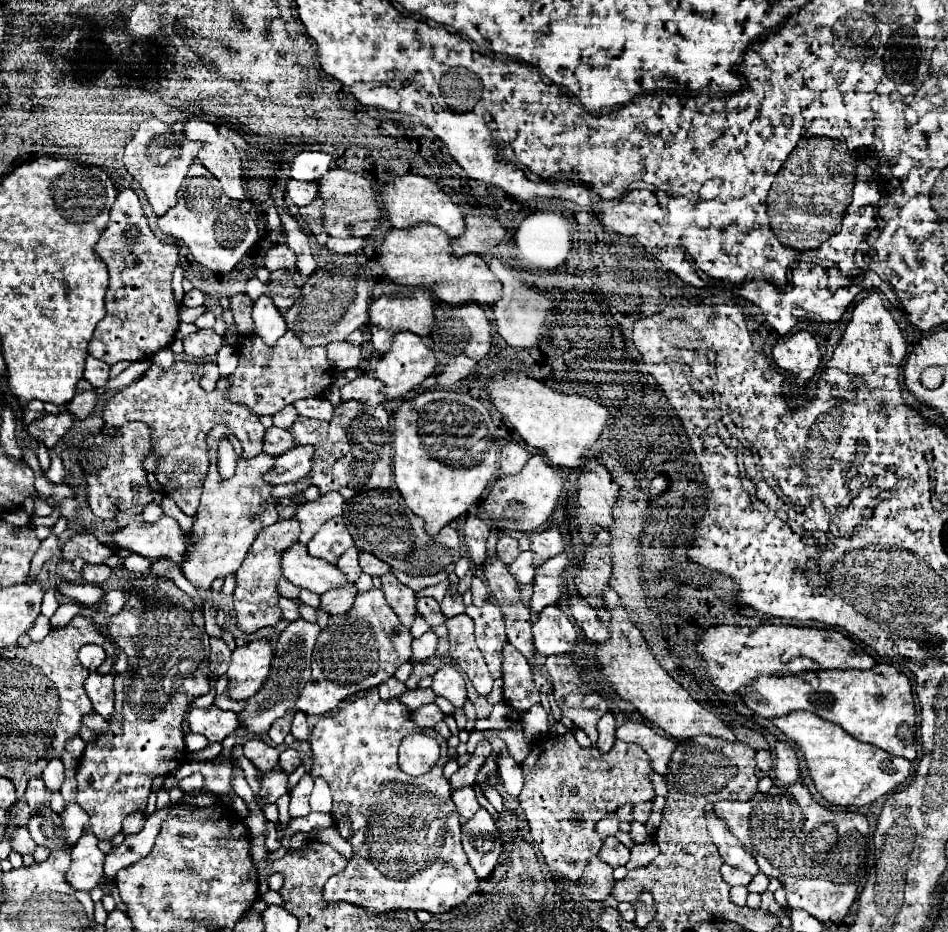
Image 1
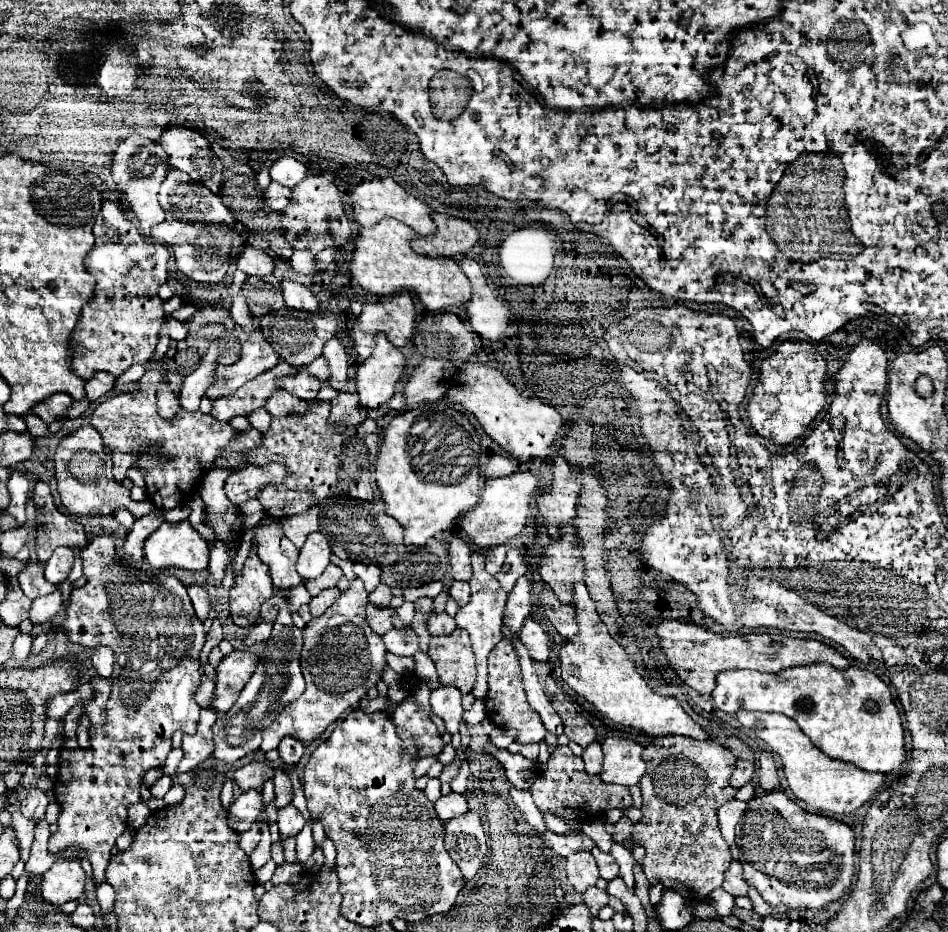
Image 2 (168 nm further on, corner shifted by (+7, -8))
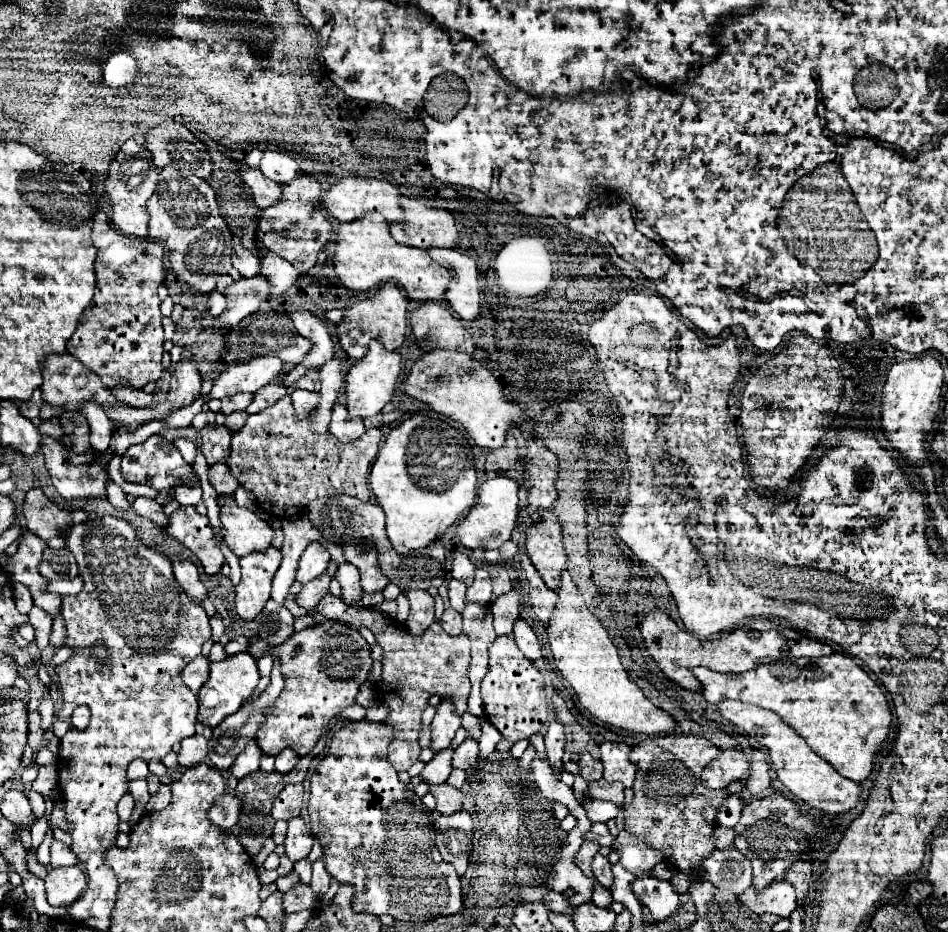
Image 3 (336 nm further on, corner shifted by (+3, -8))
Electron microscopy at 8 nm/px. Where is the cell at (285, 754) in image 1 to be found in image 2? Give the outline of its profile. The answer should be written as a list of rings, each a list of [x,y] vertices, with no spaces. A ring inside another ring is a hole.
[[[276,770],[276,776],[274,776],[274,804],[278,810],[282,810],[284,806],[288,806],[292,802],[292,784],[290,784],[290,778],[286,772],[282,770]]]

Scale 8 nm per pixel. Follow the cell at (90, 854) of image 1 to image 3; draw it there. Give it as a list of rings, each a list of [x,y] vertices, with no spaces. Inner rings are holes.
[[[80,866],[54,868],[44,878],[46,900],[50,906],[72,906],[76,898],[86,890],[86,876]]]

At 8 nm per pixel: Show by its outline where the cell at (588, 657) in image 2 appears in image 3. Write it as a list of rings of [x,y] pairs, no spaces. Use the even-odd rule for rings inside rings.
[[[564,574],[558,596],[556,612],[548,624],[548,640],[556,668],[576,690],[580,704],[592,716],[614,724],[616,728],[644,734],[672,734],[678,726],[676,720],[662,708],[654,706],[630,680],[608,632],[592,614],[588,614],[588,606],[584,606],[584,598],[576,594],[576,586],[572,586],[572,578],[568,578],[568,574]]]

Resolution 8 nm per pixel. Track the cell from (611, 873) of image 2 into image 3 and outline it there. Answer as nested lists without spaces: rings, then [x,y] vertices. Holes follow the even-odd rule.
[[[596,854],[596,856],[594,856],[594,862],[592,862],[592,870],[594,870],[594,878],[596,878],[602,886],[610,888],[610,886],[614,884],[612,864],[610,864],[610,860],[608,860],[606,856]]]

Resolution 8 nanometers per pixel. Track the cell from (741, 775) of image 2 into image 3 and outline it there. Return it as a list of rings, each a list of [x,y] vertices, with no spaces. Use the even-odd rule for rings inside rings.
[[[724,750],[716,760],[712,760],[704,772],[702,782],[706,788],[728,788],[732,782],[746,780],[750,770],[750,760],[744,752],[738,750]]]

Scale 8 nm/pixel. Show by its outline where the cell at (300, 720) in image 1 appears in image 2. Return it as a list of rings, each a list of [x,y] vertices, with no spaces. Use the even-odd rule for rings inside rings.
[[[284,738],[278,746],[278,754],[284,764],[296,764],[304,754],[304,746],[300,746],[294,738]]]

